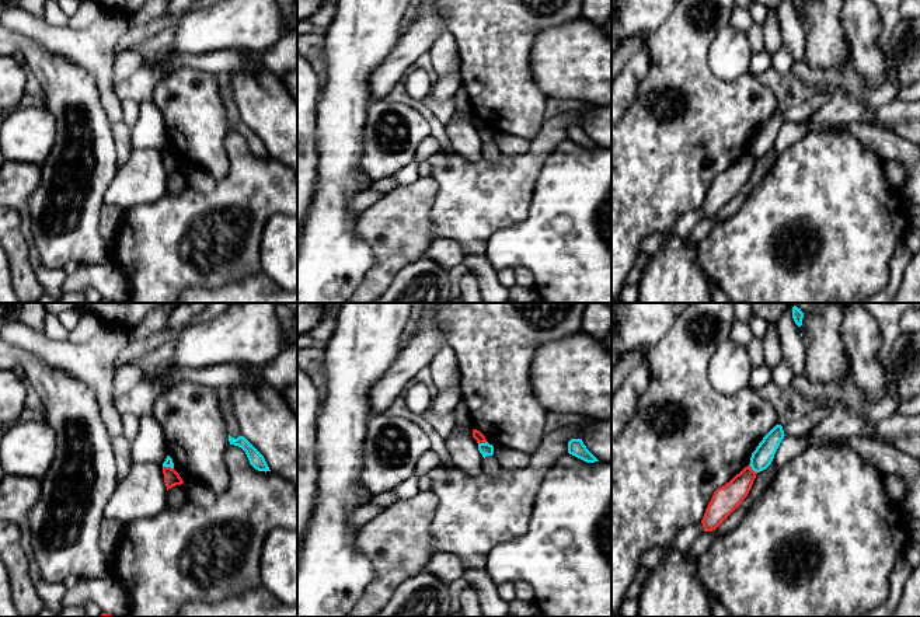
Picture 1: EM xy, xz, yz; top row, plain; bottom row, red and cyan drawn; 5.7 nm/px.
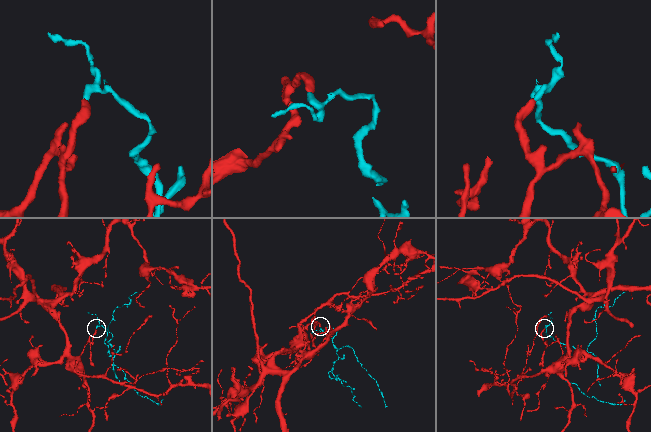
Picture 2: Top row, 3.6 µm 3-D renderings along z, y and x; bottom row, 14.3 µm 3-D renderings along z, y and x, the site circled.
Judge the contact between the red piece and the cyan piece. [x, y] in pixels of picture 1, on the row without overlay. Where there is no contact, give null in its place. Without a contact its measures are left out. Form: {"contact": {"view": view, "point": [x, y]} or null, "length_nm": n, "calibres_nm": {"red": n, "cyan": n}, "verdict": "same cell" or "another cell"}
{"contact": {"view": "yz", "point": [751, 154]}, "length_nm": 70, "calibres_nm": {"red": 160, "cyan": 120}, "verdict": "another cell"}

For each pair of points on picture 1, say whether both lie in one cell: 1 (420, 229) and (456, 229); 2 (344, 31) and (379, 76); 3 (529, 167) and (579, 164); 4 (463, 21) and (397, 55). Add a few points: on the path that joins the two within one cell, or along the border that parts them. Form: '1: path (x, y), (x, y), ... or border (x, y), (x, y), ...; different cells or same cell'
1: border (434, 197), (431, 225), (436, 236); different cells
2: border (396, 44), (369, 77), (370, 101); different cells
3: border (564, 140), (544, 161), (530, 197); different cells
4: border (443, 14), (448, 28); different cells

